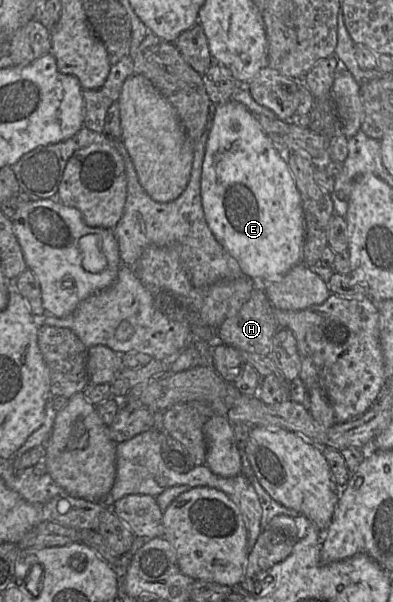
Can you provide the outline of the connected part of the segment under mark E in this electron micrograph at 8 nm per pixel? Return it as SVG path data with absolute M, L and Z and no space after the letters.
M229 100L216 105L204 155L201 198L207 224L225 250L238 262L244 276L257 284L281 277L302 263L305 236L301 195L288 165L271 141L270 135L245 105Z

